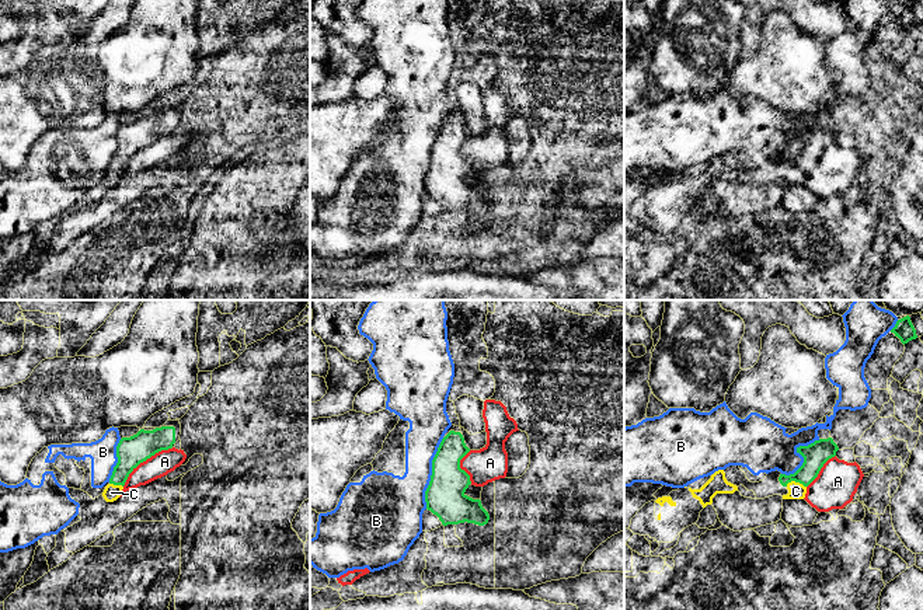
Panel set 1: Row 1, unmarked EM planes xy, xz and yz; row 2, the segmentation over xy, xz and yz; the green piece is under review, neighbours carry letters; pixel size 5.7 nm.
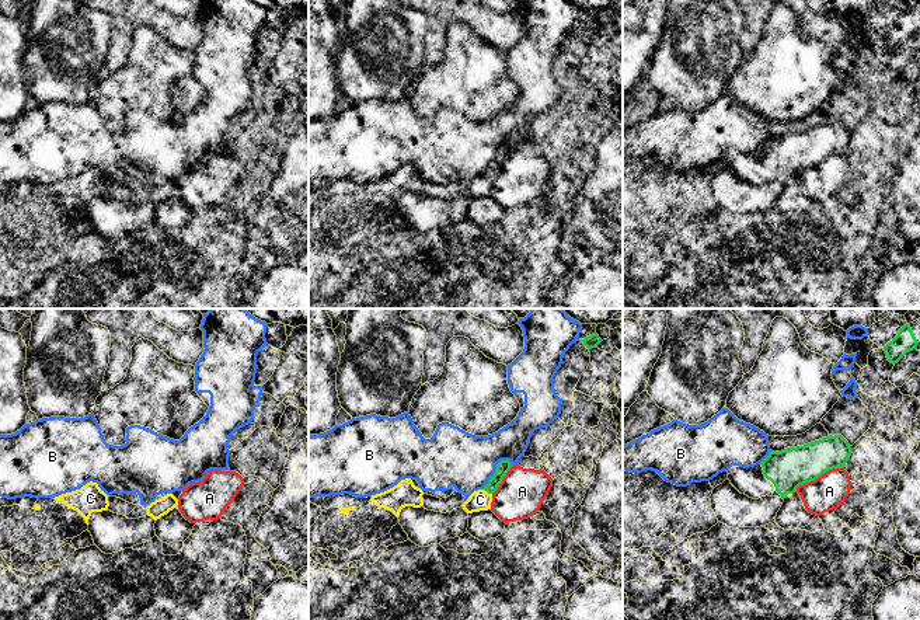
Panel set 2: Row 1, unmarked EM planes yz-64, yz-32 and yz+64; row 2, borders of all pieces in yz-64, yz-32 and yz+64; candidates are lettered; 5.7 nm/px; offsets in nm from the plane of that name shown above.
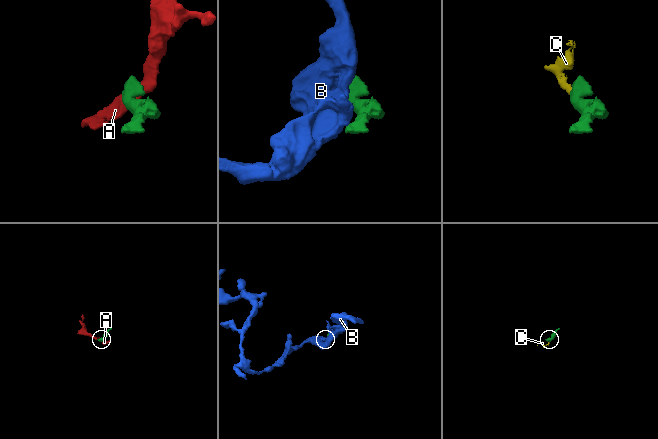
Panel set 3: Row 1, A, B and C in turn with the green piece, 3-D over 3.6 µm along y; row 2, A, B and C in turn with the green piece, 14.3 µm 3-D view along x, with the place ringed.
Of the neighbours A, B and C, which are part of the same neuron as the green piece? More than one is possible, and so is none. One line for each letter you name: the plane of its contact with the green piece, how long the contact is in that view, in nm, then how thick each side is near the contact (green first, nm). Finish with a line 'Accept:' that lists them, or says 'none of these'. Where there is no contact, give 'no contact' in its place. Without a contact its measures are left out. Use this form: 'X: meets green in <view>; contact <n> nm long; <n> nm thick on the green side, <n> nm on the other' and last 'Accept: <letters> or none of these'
C: meets green in yz; contact 120 nm long; 140 nm thick on the green side, 100 nm on the other
Accept: C

